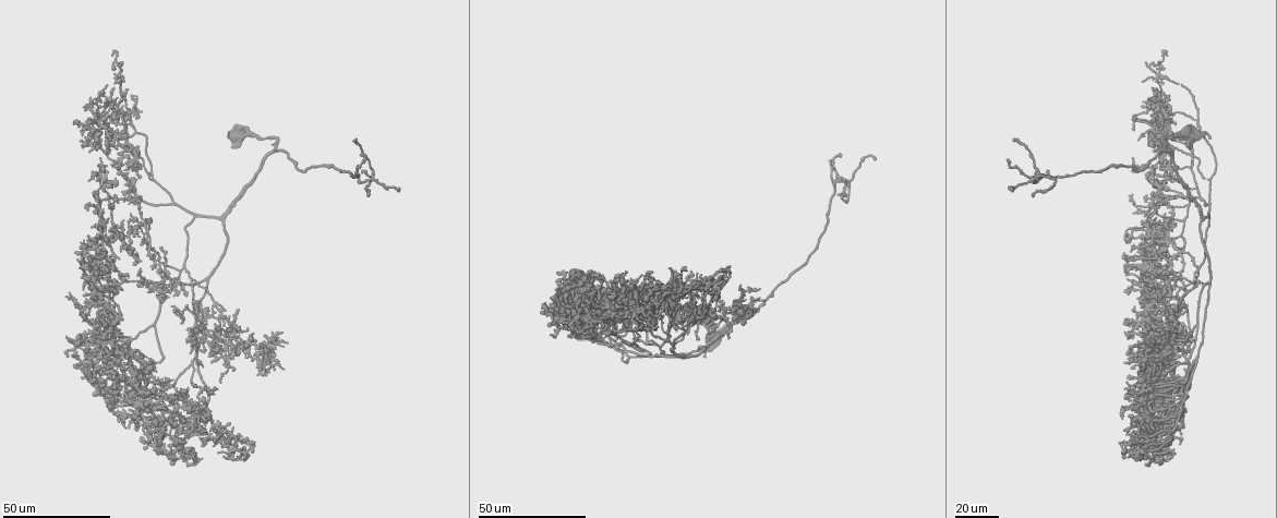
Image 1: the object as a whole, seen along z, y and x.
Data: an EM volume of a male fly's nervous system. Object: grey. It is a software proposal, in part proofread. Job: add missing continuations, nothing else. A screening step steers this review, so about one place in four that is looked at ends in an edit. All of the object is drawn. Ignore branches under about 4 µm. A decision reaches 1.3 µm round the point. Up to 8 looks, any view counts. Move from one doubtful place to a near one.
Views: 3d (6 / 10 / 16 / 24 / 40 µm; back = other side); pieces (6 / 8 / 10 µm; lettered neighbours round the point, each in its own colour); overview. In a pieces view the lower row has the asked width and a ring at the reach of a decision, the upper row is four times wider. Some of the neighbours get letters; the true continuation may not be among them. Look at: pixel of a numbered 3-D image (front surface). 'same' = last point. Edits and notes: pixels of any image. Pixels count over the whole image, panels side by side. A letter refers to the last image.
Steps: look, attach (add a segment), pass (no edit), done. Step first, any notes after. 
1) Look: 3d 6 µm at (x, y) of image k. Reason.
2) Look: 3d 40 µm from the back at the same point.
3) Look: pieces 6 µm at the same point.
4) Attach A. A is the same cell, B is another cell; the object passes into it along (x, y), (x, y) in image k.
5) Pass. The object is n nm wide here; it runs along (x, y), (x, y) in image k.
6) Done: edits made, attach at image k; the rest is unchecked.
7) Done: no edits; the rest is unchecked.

Look: 3d 40 µm at (1194, 119) of image 1. Free end.

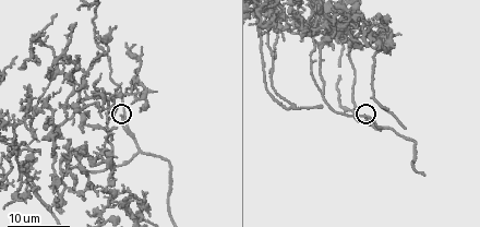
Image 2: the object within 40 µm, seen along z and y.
Look: pieces 10 µm at (357, 108) of image 2.

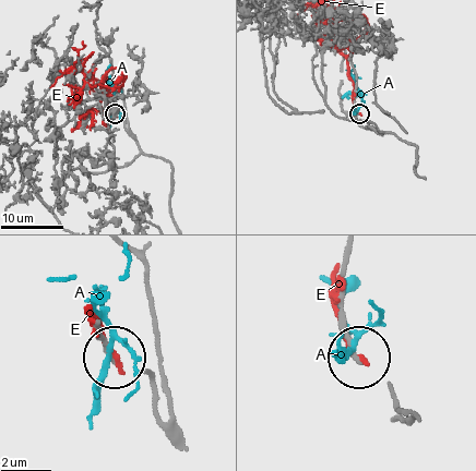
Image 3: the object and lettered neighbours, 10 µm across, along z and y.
Pass. A and E are other cells; it runs along (348, 257), (340, 326), (356, 355) in image 3; none of them fits.

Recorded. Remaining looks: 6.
Look: 3d 24 µm at (1143, 121) of image 1. Free end.

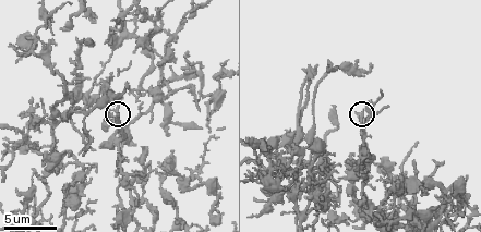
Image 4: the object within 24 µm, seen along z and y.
Look: pieces 10 µm at (360, 110) of image 4.

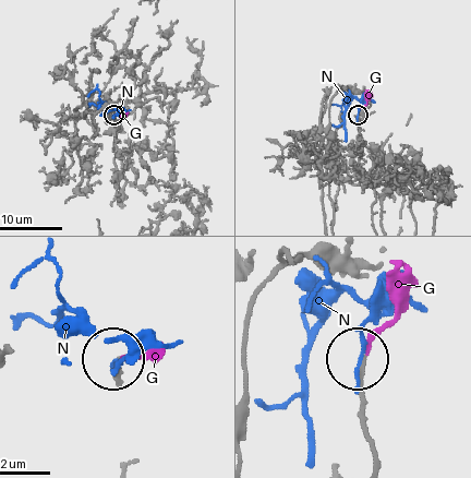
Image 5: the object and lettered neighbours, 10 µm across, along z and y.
Attach G. G is the same cell, N is another cell; the neuron continues.

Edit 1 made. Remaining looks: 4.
Look: 3d 24 µm at (599, 343) of image 1. Long arm stops here.

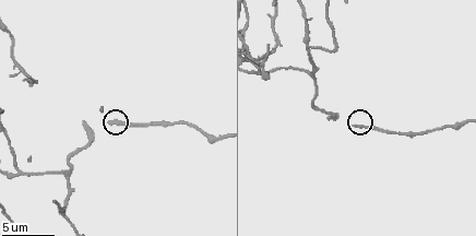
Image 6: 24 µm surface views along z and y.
Look: pieces 10 µm at (108, 124) of image 6.

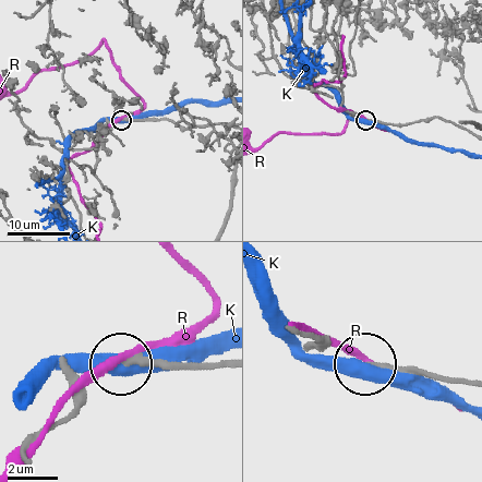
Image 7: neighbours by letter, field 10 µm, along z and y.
Pass. The object is 210 nm wide here; K and R are other cells; none of them fits.

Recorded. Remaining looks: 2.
Look: 3d 24 µm at (1122, 255) of image 1.

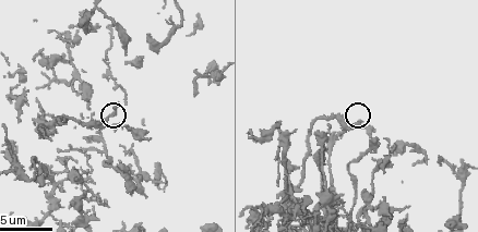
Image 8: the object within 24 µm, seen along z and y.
Look: pieces 6 µm at (115, 106) of image 8. See the neighbours.

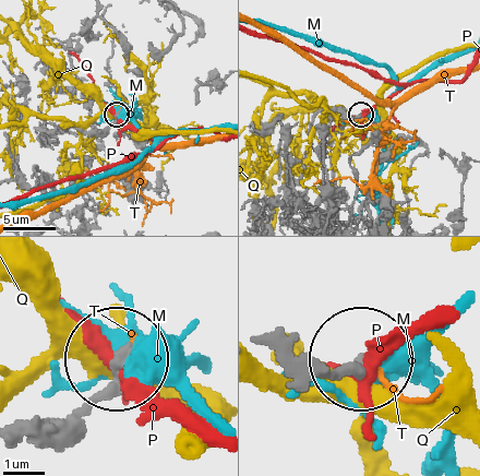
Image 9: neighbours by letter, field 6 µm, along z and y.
Pass. M, P, Q and T are other cells; no lettered segment goes on from it.

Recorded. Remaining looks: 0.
Done: edits made, attach at image 5; the rest is unchecked.

